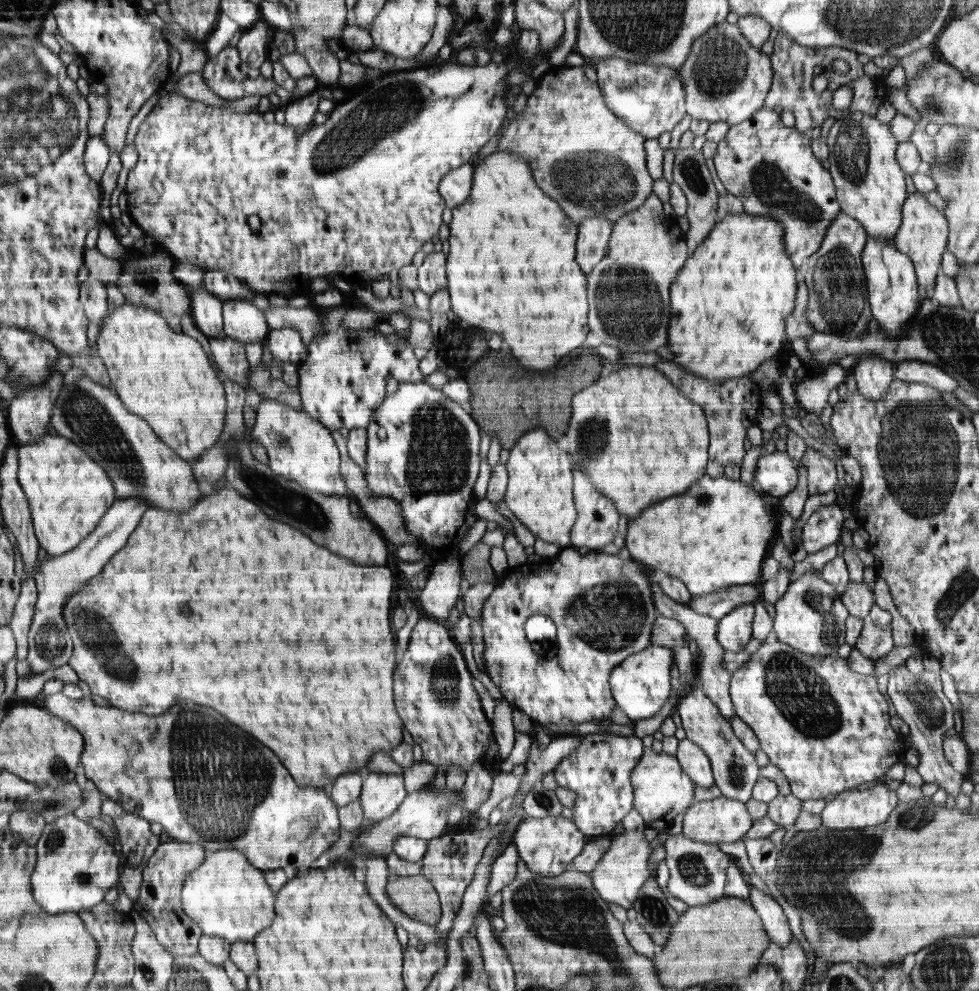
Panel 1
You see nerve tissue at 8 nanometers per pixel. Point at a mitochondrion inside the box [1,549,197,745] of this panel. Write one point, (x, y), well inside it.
(114, 664)

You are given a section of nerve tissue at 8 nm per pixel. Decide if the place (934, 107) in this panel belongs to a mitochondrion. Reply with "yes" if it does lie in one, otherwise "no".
yes

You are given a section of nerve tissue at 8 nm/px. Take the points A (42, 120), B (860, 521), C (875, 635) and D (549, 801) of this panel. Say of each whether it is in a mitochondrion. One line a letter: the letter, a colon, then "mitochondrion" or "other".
A: mitochondrion
B: other
C: other
D: mitochondrion

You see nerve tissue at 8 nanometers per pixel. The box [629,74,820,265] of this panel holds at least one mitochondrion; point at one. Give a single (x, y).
(690, 169)

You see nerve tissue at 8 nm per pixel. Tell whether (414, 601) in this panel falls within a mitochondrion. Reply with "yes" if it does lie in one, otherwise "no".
no

